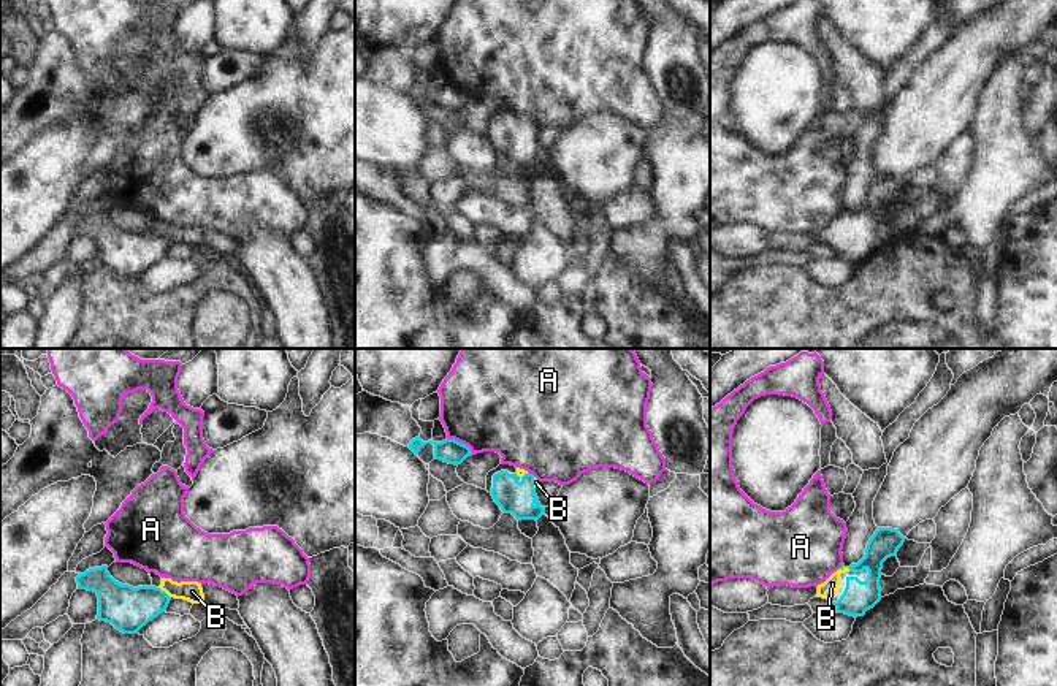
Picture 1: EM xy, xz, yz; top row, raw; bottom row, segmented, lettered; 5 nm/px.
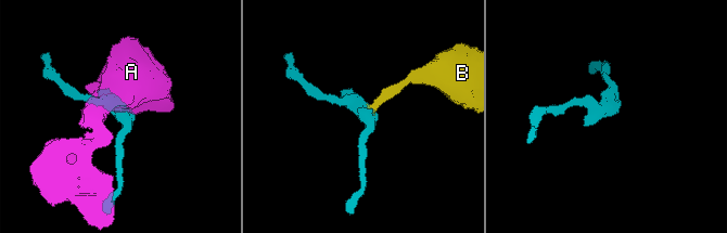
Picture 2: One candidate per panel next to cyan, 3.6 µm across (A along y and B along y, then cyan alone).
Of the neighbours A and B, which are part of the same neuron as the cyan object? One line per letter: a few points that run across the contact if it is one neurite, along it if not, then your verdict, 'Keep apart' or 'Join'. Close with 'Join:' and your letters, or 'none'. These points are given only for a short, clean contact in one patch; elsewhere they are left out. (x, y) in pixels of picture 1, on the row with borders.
A: Keep apart
B: Line: xy (129, 609), (154, 601), (165, 593), (192, 591). Join
Join: B

